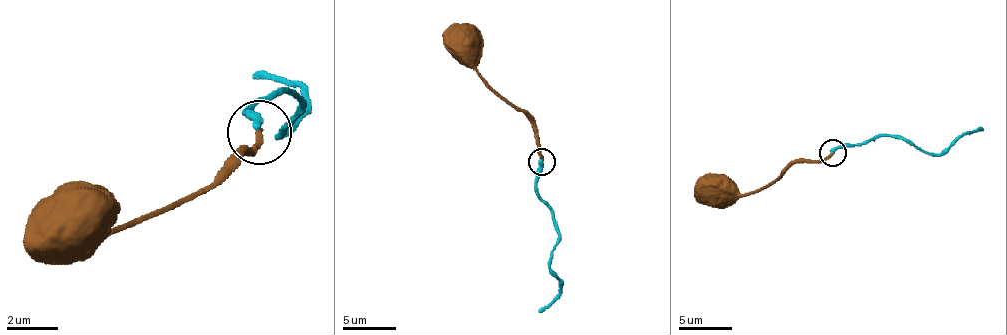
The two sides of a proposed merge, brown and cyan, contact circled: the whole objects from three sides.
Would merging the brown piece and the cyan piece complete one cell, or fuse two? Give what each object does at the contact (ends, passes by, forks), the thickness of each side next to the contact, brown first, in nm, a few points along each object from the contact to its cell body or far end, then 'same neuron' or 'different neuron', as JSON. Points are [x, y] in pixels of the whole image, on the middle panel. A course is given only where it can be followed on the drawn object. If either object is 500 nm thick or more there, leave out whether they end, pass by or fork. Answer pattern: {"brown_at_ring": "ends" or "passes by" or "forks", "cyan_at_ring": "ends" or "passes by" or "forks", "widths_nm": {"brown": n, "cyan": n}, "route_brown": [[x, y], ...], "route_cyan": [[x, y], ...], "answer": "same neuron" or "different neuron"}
{"brown_at_ring": "ends", "cyan_at_ring": "ends", "widths_nm": {"brown": 220, "cyan": 280}, "route_brown": [[541, 161], [538, 129], [455, 54], [452, 40], [460, 35]], "route_cyan": [[541, 161], [535, 193], [546, 206], [559, 241], [551, 255], [549, 271], [559, 281], [557, 295], [538, 311]], "answer": "different neuron"}

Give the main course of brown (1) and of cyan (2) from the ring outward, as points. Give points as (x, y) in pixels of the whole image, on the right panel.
1: (832, 152), (818, 160), (800, 160), (770, 184), (743, 195), (711, 195), (706, 190)
2: (832, 152), (864, 144), (877, 136), (893, 136), (912, 141), (926, 152), (942, 155), (966, 133), (982, 128)

